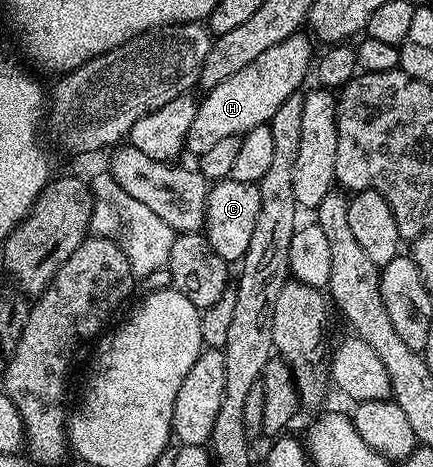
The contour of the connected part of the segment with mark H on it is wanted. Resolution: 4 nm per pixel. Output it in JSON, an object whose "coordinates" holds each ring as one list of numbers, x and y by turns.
{"coordinates":[[297,33,286,37,286,41,278,41,278,45,270,45,270,49,266,49,266,53,258,53,258,57,254,57,246,69,238,69,238,73,226,77,222,85,207,92,203,96,205,99,199,100,194,121,190,121,190,133,186,133,184,145,187,154,198,157,219,139,235,135,243,137,258,125,271,124,278,105,282,105,286,97,297,94,304,78,310,75,314,55,312,57,313,40,309,39,304,33]]}

